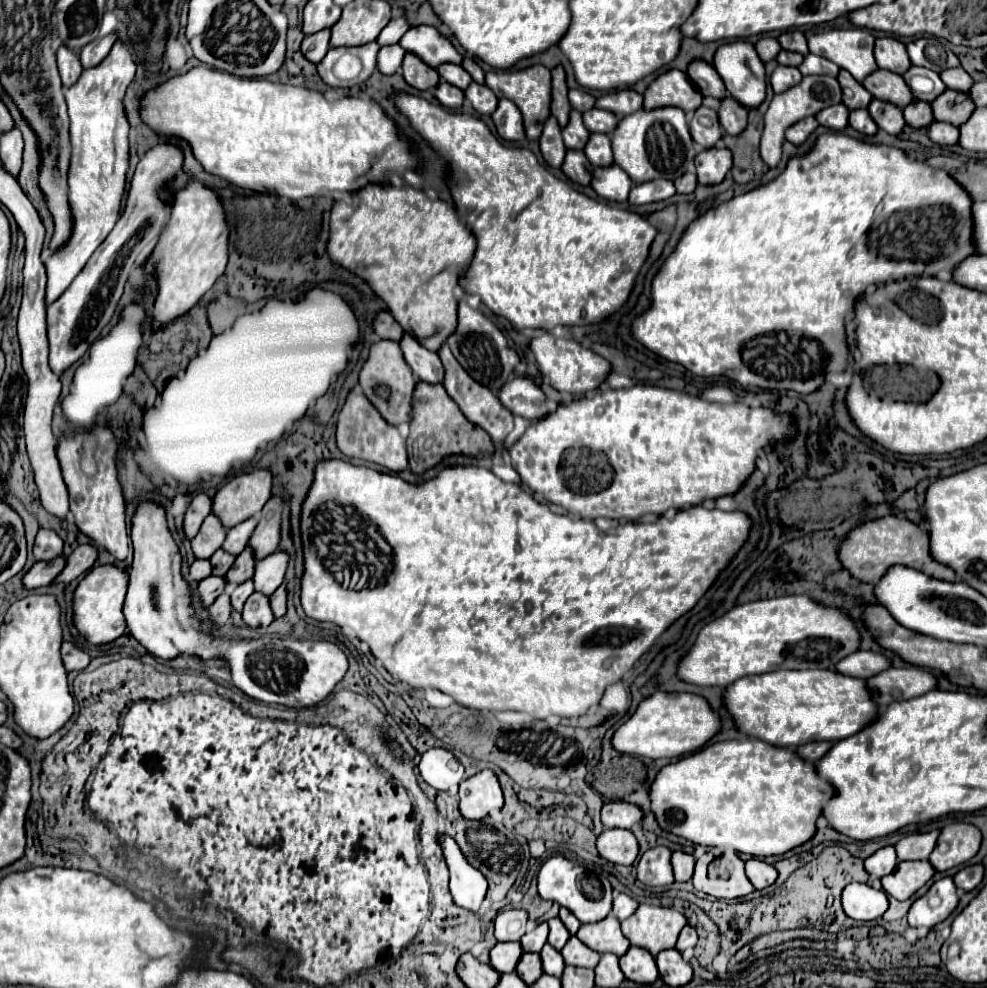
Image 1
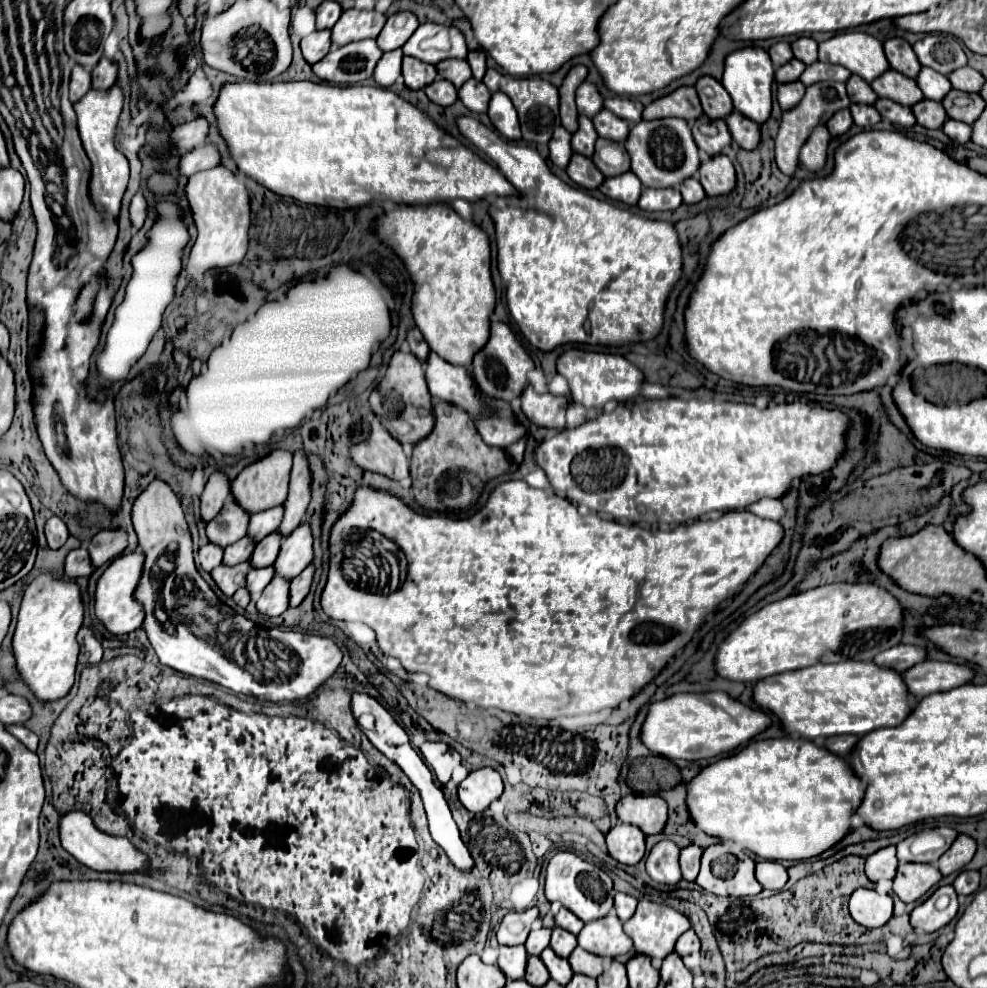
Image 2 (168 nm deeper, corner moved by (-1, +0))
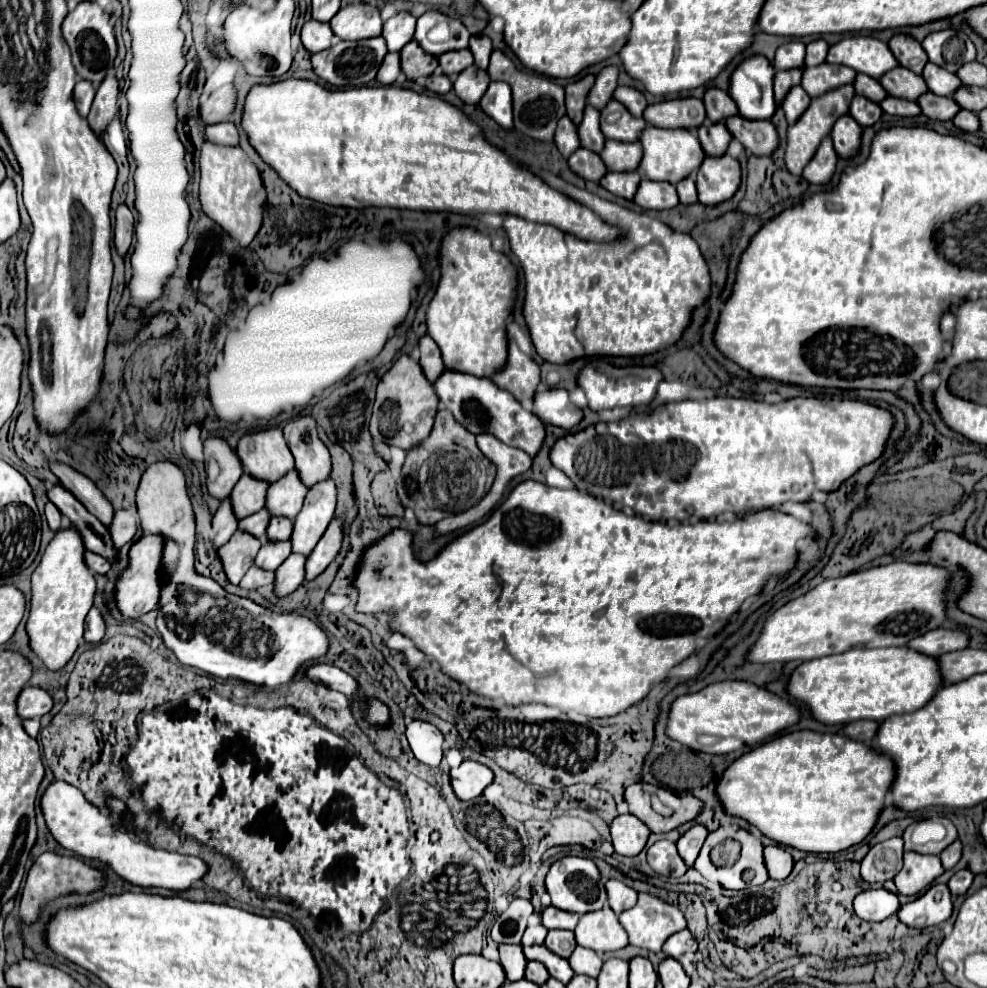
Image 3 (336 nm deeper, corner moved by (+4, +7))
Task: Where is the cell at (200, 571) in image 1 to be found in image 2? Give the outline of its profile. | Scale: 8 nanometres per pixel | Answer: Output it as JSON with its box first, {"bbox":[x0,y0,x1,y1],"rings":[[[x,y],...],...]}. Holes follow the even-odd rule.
{"bbox":[199,543,223,571],"rings":[[[207,543],[205,547],[199,549],[199,561],[205,571],[213,571],[213,567],[221,565],[223,561],[223,547],[215,543]]]}

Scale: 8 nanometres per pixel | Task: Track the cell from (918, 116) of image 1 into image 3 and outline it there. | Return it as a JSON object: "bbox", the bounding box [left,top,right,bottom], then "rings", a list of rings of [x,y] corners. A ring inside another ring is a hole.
{"bbox":[916,92,960,120],"rings":[[[932,92],[922,94],[916,102],[922,108],[922,114],[932,120],[952,120],[960,110],[960,106],[952,98],[936,96]]]}

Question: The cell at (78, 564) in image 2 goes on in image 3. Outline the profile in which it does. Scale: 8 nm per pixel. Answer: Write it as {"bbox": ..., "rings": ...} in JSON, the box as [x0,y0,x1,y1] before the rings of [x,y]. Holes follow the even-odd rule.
{"bbox":[84,552,110,574],"rings":[[[84,552],[84,562],[92,572],[98,572],[98,574],[106,574],[110,570],[110,562],[94,552]]]}

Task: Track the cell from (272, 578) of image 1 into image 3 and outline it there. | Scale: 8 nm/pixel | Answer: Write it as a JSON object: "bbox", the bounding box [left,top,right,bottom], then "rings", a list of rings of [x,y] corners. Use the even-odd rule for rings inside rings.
{"bbox":[292,480,336,556],"rings":[[[324,480],[316,484],[304,498],[304,506],[300,514],[294,518],[292,530],[292,552],[308,556],[326,526],[330,524],[336,508],[336,486],[332,480]]]}

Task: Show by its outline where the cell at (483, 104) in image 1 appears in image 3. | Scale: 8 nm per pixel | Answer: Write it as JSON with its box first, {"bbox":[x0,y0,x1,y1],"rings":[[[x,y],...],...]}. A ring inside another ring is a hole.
{"bbox":[454,66,490,104],"rings":[[[468,66],[466,70],[460,72],[460,76],[456,76],[454,92],[462,102],[478,104],[486,92],[488,84],[490,84],[490,78],[484,70],[480,70],[476,66]]]}

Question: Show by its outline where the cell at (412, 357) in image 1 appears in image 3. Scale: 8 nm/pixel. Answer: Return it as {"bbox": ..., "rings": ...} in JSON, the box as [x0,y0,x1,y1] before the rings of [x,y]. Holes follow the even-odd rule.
{"bbox":[434,370,544,456],"rings":[[[444,370],[434,382],[434,390],[438,394],[438,400],[472,434],[490,432],[504,444],[520,448],[530,456],[534,456],[540,450],[542,440],[544,440],[542,420],[534,416],[530,410],[524,410],[522,404],[516,398],[512,398],[512,394],[508,394],[506,390],[500,390],[490,378],[476,378],[472,374]]]}

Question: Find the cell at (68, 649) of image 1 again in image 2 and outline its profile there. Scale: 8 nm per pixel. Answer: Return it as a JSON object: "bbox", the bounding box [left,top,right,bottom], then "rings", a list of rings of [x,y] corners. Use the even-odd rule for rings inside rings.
{"bbox":[79,627,103,665],"rings":[[[83,627],[79,631],[79,645],[81,645],[81,653],[79,653],[79,663],[83,665],[93,665],[99,663],[103,657],[103,647],[99,643],[99,639],[95,637],[91,627]]]}

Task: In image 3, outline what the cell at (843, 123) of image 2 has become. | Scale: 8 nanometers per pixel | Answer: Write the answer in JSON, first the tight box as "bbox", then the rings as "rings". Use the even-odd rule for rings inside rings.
{"bbox":[830,114,862,158],"rings":[[[844,114],[836,120],[830,136],[832,136],[834,150],[838,152],[838,156],[848,158],[854,154],[854,150],[860,144],[860,132],[862,132],[862,128],[854,122],[854,118],[850,114]]]}

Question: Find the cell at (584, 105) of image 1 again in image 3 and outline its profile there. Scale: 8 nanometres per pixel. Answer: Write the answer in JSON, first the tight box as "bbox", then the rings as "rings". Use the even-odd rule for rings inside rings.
{"bbox":[588,66,618,110],"rings":[[[616,66],[602,68],[596,74],[596,82],[592,86],[592,92],[588,92],[588,104],[602,110],[606,106],[606,102],[612,98],[612,92],[616,88],[616,78],[618,78]]]}

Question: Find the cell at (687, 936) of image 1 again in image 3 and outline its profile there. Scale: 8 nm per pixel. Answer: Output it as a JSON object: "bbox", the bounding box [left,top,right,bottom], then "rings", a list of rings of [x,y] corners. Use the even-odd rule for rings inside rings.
{"bbox":[664,930,698,958],"rings":[[[680,930],[676,934],[672,934],[666,944],[664,944],[664,952],[672,958],[680,958],[684,952],[688,950],[696,950],[698,944],[696,944],[696,938],[692,938],[692,932],[690,930]]]}

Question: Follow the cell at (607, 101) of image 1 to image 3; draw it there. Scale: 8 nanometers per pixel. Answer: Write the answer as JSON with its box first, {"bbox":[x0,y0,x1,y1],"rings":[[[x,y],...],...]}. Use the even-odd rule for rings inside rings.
{"bbox":[612,86,648,118],"rings":[[[618,86],[618,88],[614,90],[614,96],[612,96],[612,98],[618,100],[618,102],[622,102],[622,104],[628,108],[628,112],[630,112],[632,116],[636,116],[636,118],[640,118],[642,112],[644,112],[644,108],[648,106],[646,98],[644,98],[638,90],[634,90],[634,88],[630,88],[630,86]]]}

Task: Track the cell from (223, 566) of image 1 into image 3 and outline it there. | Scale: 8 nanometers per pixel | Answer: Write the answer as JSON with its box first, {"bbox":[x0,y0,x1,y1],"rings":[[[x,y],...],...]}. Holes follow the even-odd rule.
{"bbox":[238,510,270,540],"rings":[[[260,510],[260,512],[256,512],[256,514],[252,514],[252,516],[244,518],[244,520],[240,520],[238,530],[248,530],[248,534],[252,534],[252,536],[256,536],[256,538],[262,540],[266,536],[268,522],[270,522],[268,512],[266,510]]]}

